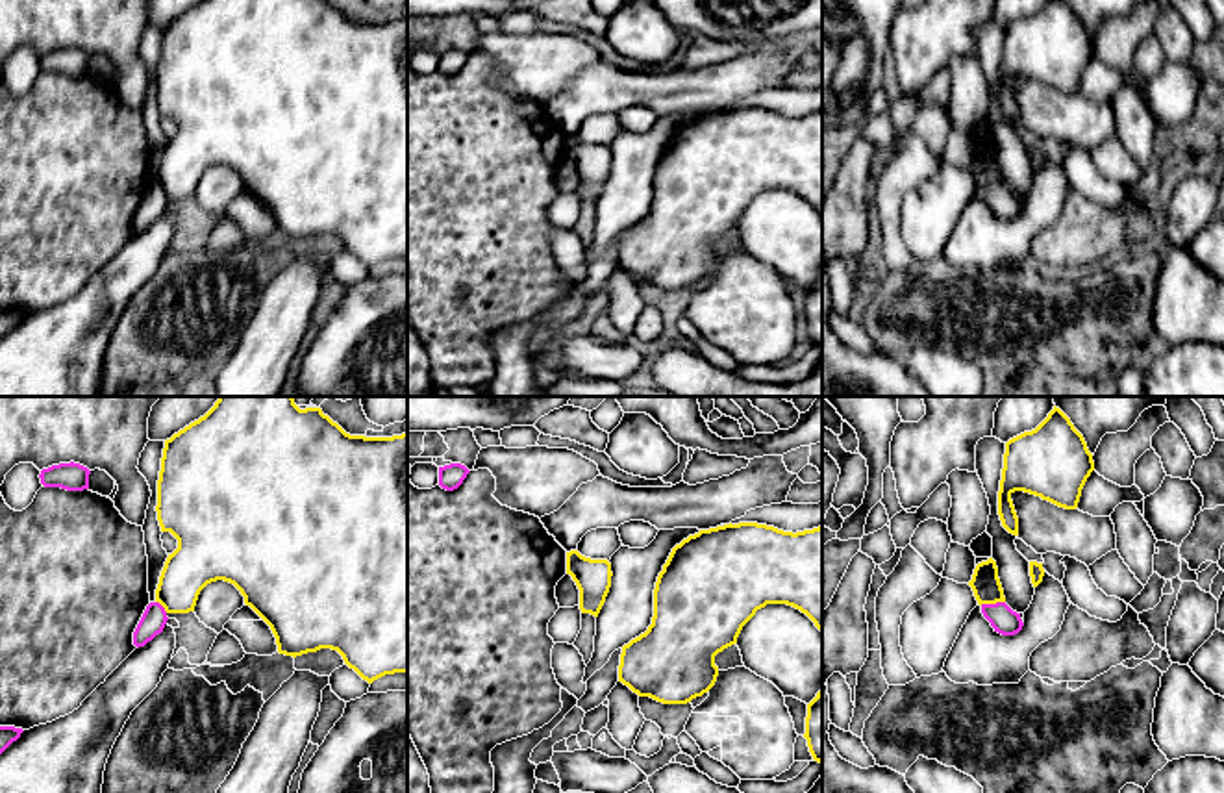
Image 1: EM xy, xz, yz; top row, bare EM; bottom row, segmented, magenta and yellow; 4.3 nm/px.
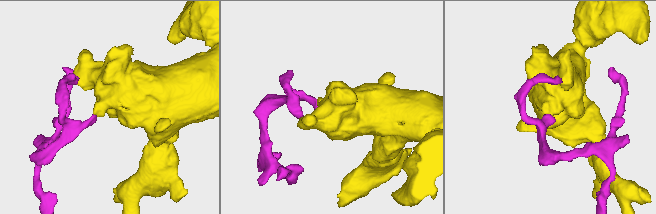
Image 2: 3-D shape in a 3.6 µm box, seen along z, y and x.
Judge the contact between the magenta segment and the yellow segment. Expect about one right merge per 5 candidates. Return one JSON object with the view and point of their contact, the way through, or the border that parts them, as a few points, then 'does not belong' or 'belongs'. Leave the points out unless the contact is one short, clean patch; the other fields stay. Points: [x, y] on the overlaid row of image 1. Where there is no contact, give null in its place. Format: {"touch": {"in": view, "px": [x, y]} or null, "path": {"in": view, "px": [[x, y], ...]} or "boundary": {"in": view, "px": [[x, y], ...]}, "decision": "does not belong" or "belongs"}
{"touch": {"in": "yz", "px": [991, 604]}, "decision": "does not belong"}

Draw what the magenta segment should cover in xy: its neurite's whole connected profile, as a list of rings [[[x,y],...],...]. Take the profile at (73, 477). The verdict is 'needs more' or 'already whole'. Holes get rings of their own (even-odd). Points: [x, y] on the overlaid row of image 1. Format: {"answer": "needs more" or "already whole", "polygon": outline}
{"answer": "already whole", "polygon": [[[59,463],[48,469],[43,469],[39,478],[44,487],[61,487],[67,491],[83,491],[89,489],[91,471],[80,463]]]}

